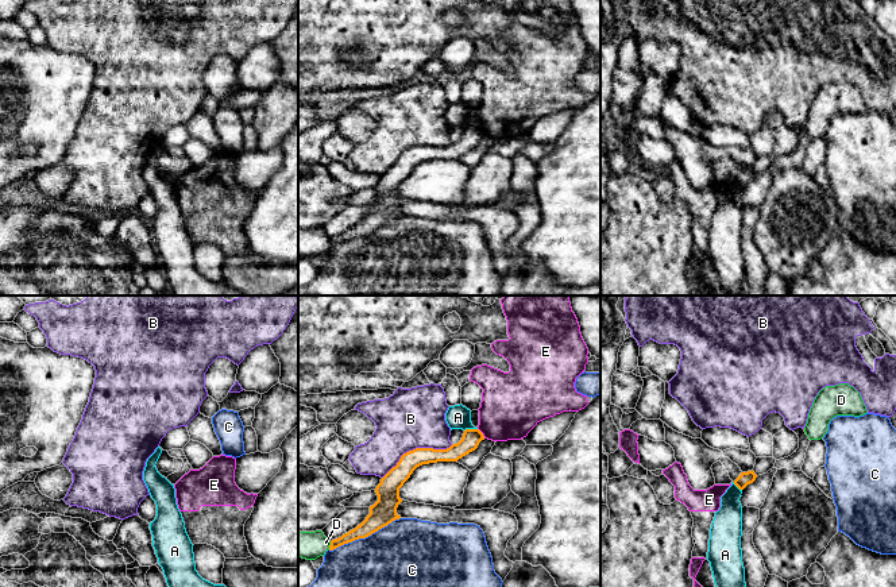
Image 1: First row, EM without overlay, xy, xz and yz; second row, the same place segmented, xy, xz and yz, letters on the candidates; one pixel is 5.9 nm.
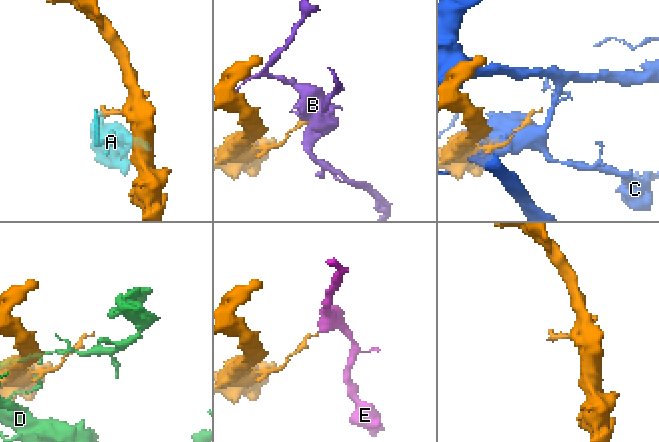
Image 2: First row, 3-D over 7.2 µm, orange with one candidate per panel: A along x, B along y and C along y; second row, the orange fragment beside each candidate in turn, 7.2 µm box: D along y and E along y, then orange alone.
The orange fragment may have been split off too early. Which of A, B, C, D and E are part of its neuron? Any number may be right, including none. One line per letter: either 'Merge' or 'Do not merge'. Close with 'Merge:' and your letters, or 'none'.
A: Do not merge
B: Do not merge
C: Do not merge
D: Do not merge
E: Do not merge
Merge: none

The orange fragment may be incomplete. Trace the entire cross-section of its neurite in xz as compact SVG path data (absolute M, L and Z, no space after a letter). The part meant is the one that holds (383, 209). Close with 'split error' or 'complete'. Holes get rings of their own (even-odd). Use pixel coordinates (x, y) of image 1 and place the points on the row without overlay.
M466 127L461 138L447 147L416 146L403 151L397 163L393 165L376 184L375 190L378 198L370 204L370 212L366 217L355 227L332 237L329 248L355 237L366 236L393 219L399 217L401 213L397 212L397 205L402 200L399 186L417 165L437 159L457 159L475 148L482 138L484 138L484 134L479 127Z; complete

